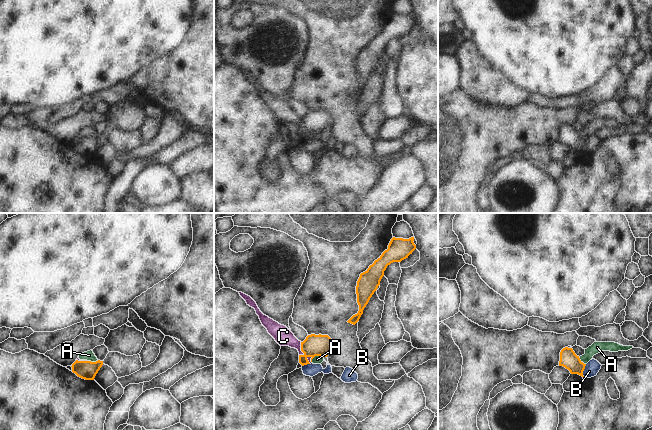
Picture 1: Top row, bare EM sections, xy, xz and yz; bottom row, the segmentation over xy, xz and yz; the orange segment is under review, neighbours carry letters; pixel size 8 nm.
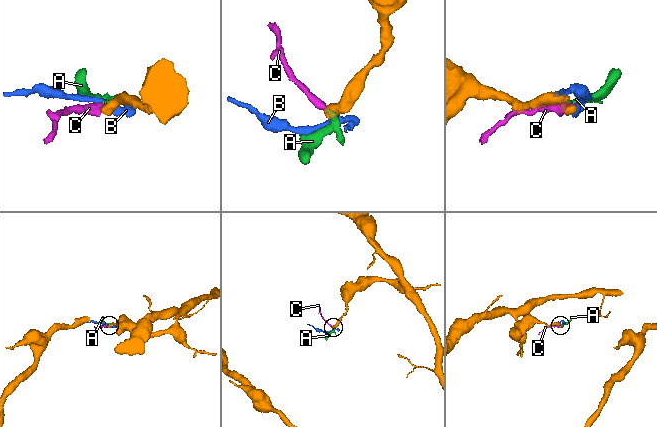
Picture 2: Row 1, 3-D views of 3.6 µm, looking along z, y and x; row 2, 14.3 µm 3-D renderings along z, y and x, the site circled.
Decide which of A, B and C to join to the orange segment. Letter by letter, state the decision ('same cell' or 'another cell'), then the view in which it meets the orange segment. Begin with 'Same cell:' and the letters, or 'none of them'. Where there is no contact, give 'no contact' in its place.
Same cell: none of them
A: another cell | xz
B: another cell | yz
C: another cell | xz

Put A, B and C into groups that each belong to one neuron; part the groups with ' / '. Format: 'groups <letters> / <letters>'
groups A C / B

